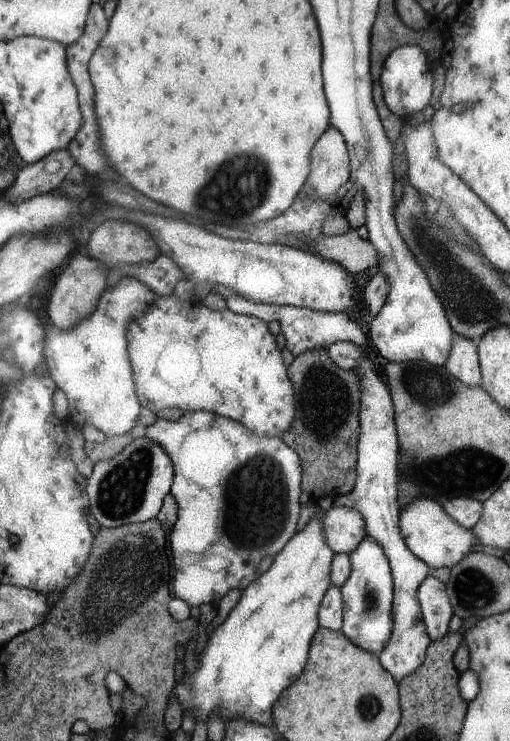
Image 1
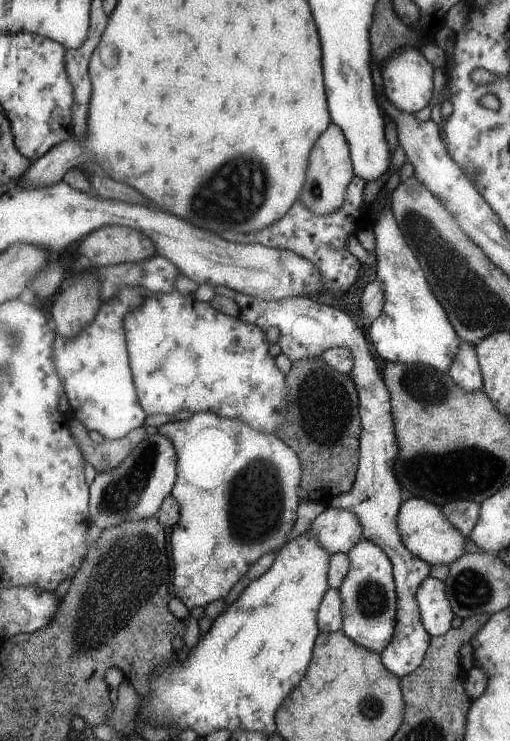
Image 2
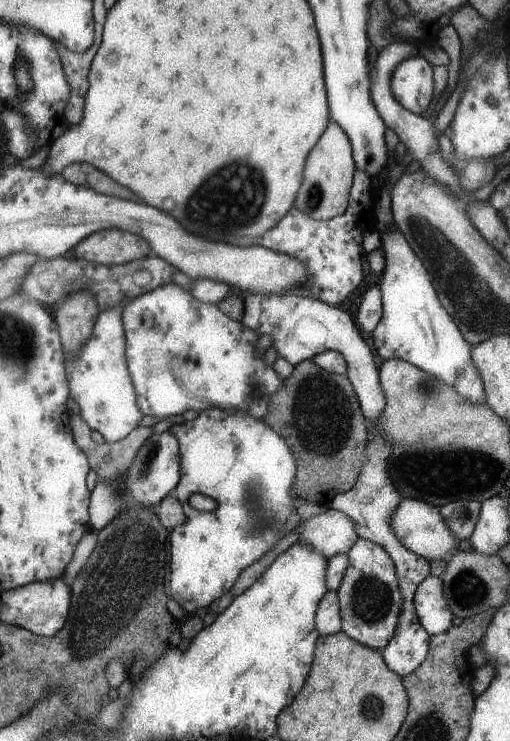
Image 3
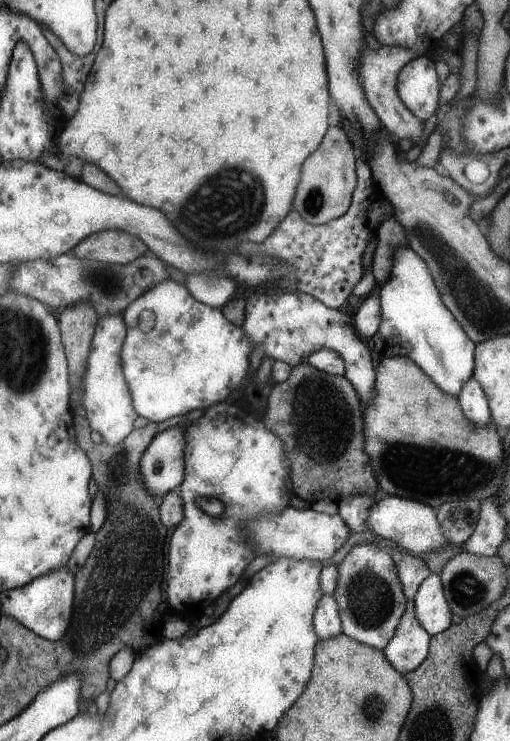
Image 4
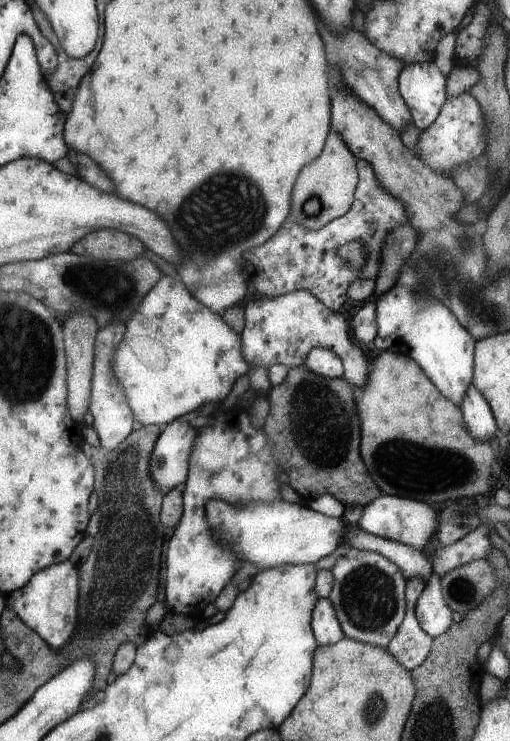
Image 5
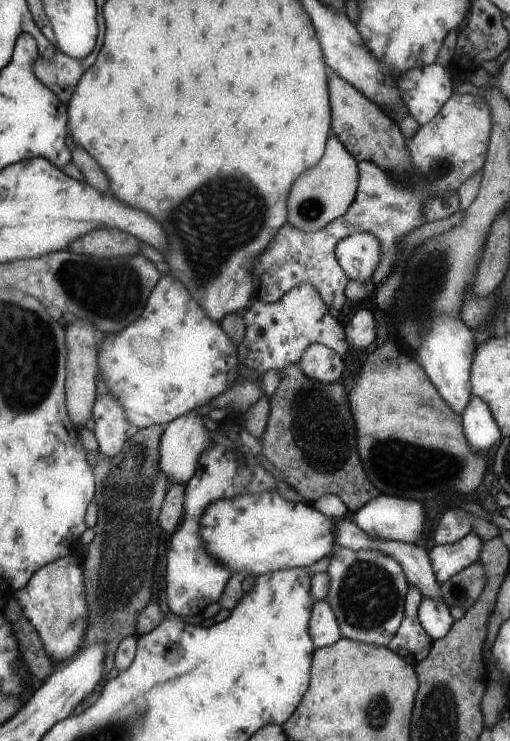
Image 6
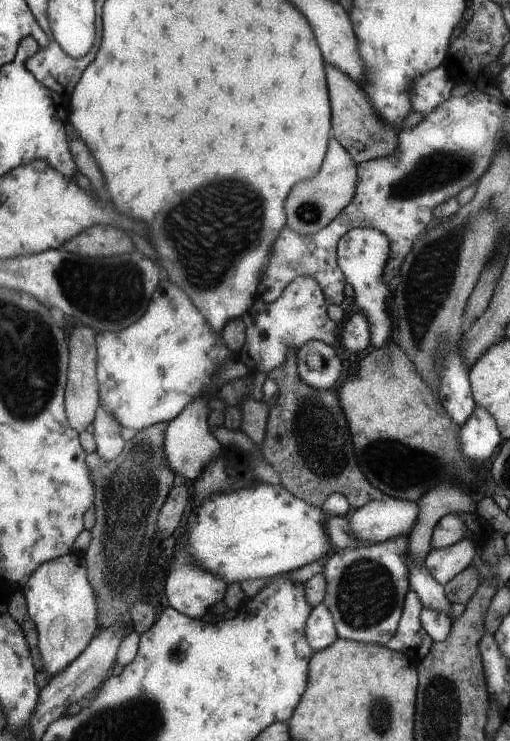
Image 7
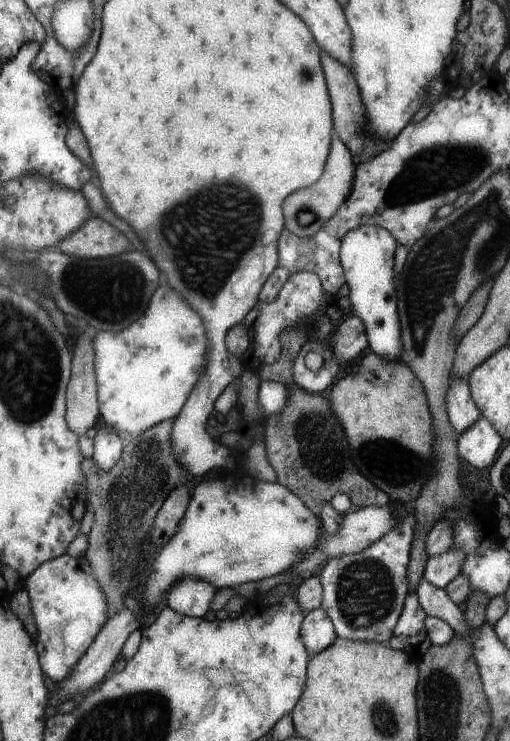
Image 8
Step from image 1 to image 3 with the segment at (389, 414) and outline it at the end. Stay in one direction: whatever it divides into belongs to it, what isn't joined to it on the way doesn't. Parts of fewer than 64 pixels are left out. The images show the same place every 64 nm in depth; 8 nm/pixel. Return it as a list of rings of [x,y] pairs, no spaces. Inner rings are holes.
[[[247,292],[241,296],[241,300],[243,300],[243,318],[241,318],[243,326],[247,326],[247,330],[257,332],[259,336],[263,336],[263,334],[271,336],[271,340],[273,340],[271,348],[275,348],[277,358],[285,358],[291,366],[297,366],[299,362],[311,360],[313,356],[325,352],[325,350],[337,350],[347,362],[345,376],[353,384],[353,390],[359,398],[361,414],[365,418],[365,426],[367,426],[367,438],[365,438],[367,460],[365,460],[365,466],[361,468],[361,474],[357,476],[355,486],[345,494],[337,494],[329,502],[329,508],[339,510],[341,514],[349,516],[355,524],[357,536],[383,546],[383,550],[389,554],[389,558],[395,564],[395,574],[399,578],[403,606],[401,606],[395,634],[389,640],[389,644],[381,650],[381,654],[385,658],[385,666],[403,678],[403,676],[411,674],[427,658],[427,652],[429,652],[431,636],[425,632],[425,628],[419,622],[417,610],[413,606],[413,598],[415,598],[419,582],[423,582],[433,572],[433,568],[431,568],[429,560],[425,560],[425,558],[413,554],[411,550],[407,550],[405,546],[401,546],[401,542],[395,538],[391,522],[389,522],[389,516],[395,512],[395,508],[403,500],[403,496],[395,490],[395,486],[387,474],[389,442],[377,430],[377,424],[381,422],[379,418],[385,410],[385,394],[383,394],[383,388],[379,382],[379,360],[373,362],[373,354],[371,354],[369,346],[363,342],[363,338],[359,336],[357,324],[353,324],[351,316],[347,312],[339,310],[337,306],[329,306],[319,300],[293,296],[293,294],[259,296],[259,294]]]

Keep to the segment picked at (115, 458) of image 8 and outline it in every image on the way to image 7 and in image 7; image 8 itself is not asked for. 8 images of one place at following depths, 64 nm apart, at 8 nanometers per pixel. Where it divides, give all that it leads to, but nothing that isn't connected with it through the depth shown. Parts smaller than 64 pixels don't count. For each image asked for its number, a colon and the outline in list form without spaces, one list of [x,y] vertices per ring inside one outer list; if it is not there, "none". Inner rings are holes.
7: [[[99,404],[99,410],[95,412],[95,422],[93,422],[93,440],[95,440],[95,454],[103,460],[111,460],[123,452],[123,442],[121,438],[121,426],[117,420],[111,416],[111,412]]]

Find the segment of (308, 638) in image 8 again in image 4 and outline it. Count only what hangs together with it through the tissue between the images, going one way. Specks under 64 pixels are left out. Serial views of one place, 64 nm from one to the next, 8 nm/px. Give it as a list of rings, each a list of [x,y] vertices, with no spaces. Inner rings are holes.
[[[333,594],[319,598],[315,614],[313,614],[313,630],[319,640],[337,638],[343,632],[341,618],[339,618],[339,606],[337,606]]]

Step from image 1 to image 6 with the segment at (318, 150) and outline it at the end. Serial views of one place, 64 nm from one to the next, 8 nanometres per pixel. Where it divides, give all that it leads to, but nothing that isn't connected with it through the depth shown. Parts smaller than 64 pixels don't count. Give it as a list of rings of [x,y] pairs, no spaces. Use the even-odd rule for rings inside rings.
[[[329,134],[321,160],[313,168],[299,174],[299,178],[293,182],[293,186],[289,190],[287,222],[293,228],[297,228],[299,232],[307,232],[307,234],[319,232],[329,222],[337,220],[339,216],[343,216],[347,212],[347,208],[355,200],[357,186],[359,186],[357,160],[351,156],[349,150],[343,148],[343,144],[337,140],[337,136]]]

